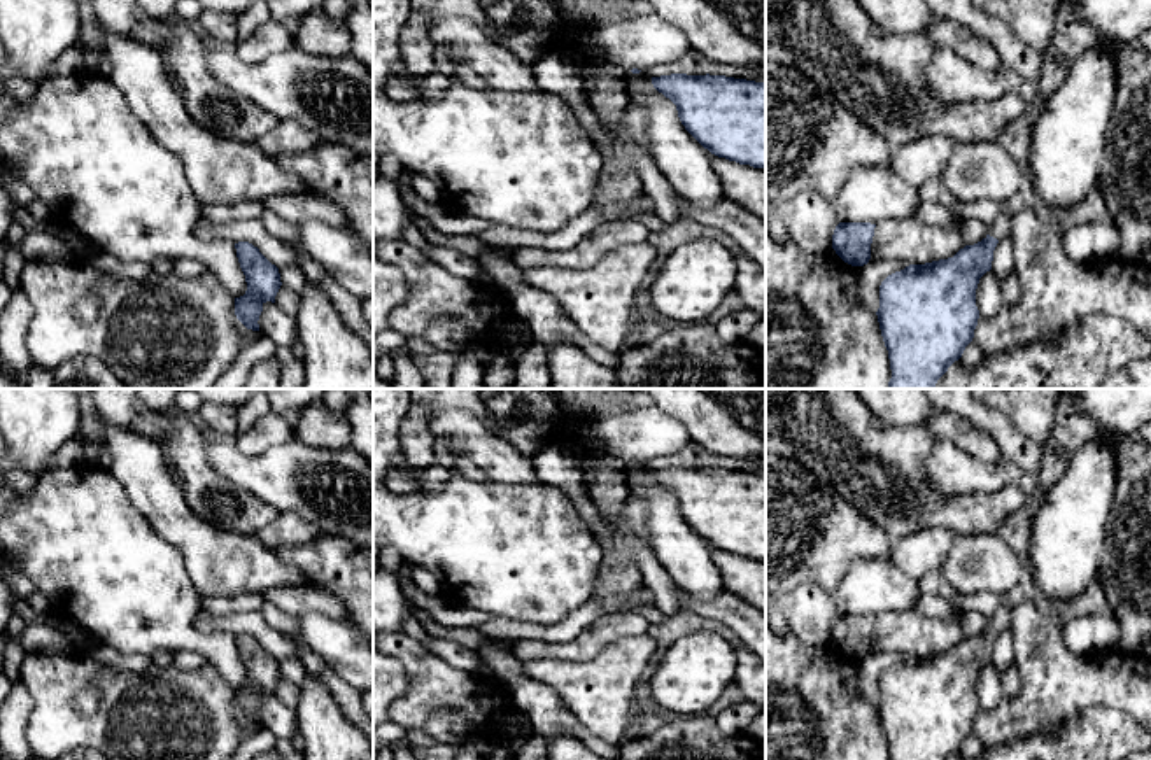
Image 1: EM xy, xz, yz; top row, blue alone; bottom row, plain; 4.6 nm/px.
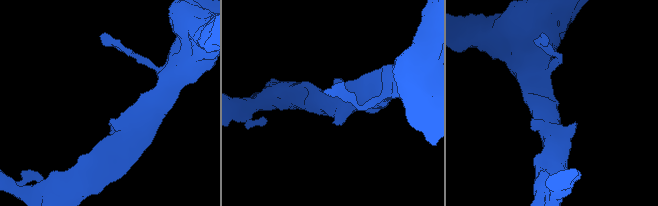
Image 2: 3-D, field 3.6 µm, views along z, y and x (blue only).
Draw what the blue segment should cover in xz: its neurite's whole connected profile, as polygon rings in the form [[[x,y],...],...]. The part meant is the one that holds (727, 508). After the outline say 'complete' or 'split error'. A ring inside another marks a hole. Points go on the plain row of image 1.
[[[671,466],[652,469],[652,476],[676,497],[681,517],[704,541],[718,550],[766,562],[766,475]]]; complete

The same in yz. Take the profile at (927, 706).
[[[1000,606],[981,634],[965,637],[948,651],[909,657],[881,674],[876,707],[890,760],[950,760],[962,749],[979,711],[976,699],[979,671],[992,662],[993,643],[1011,623],[1013,609]]]; split error

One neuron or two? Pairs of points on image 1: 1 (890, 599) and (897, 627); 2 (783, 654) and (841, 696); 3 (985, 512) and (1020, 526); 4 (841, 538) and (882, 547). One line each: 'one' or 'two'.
1: two
2: one
3: two
4: one

